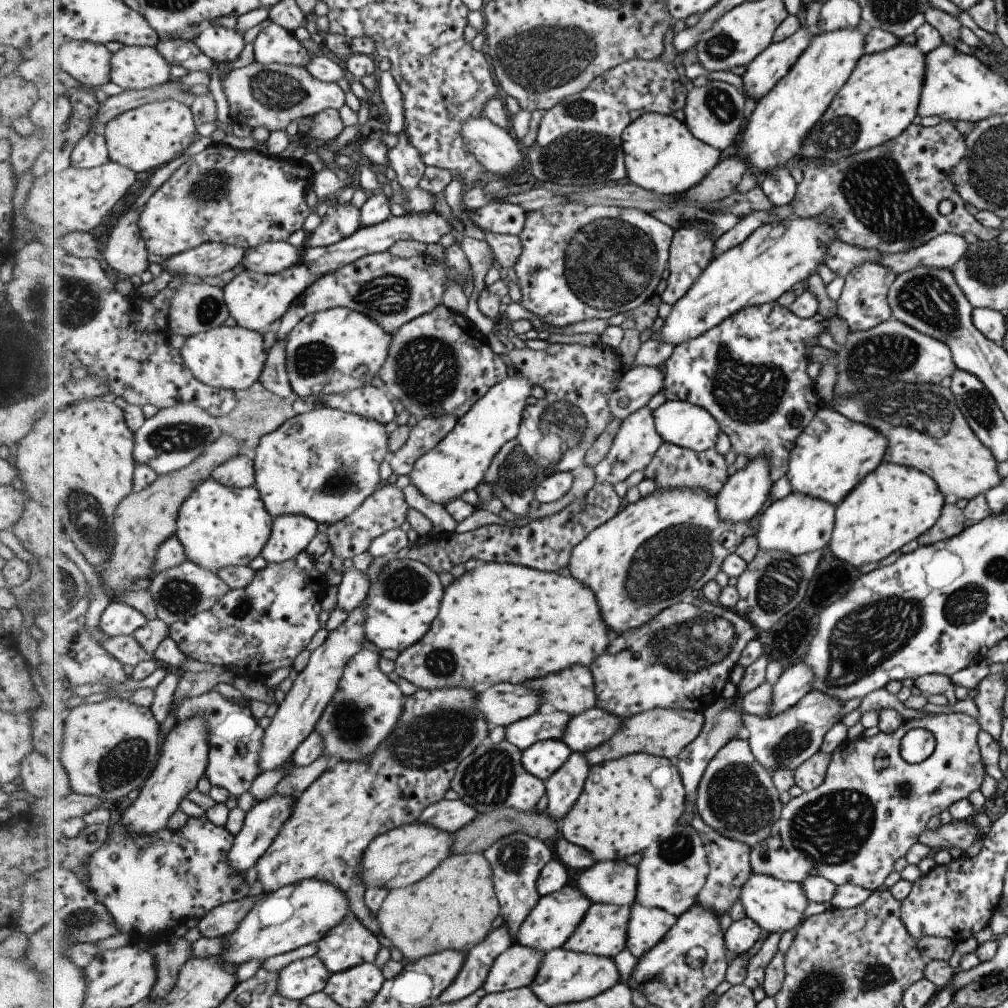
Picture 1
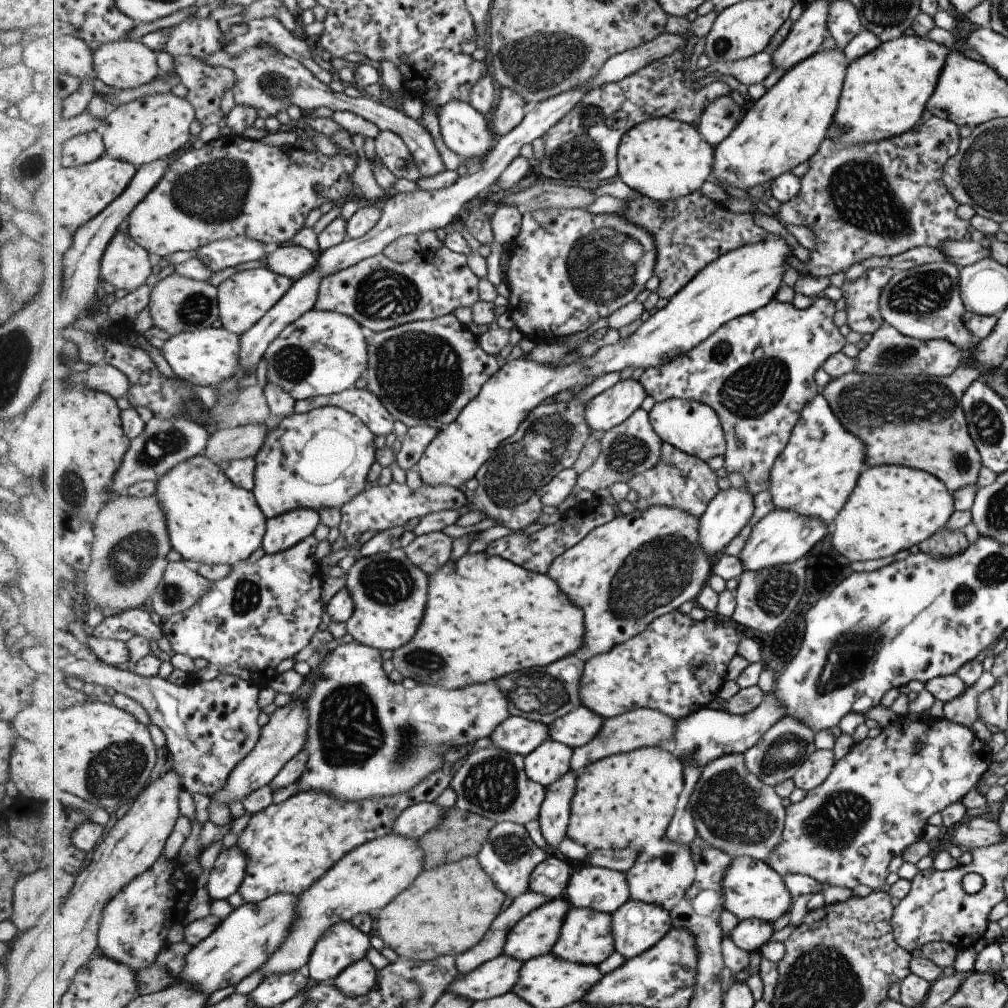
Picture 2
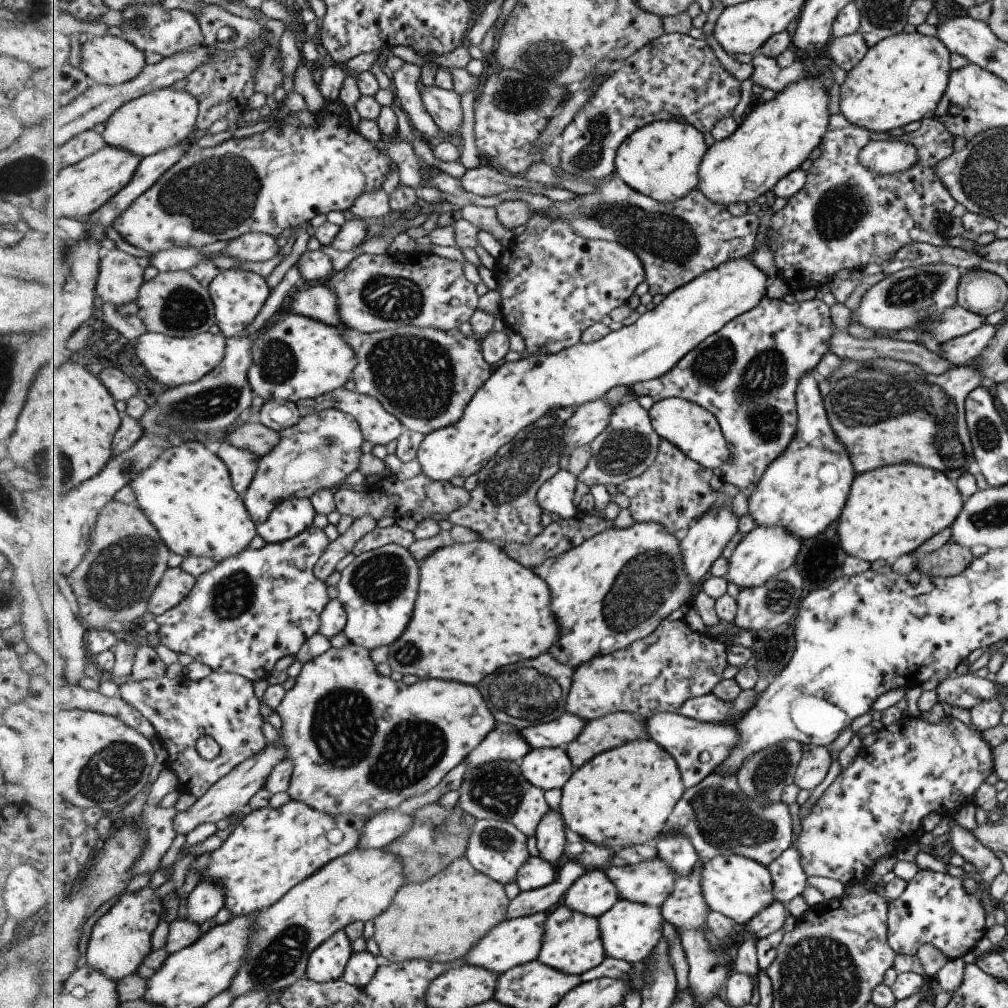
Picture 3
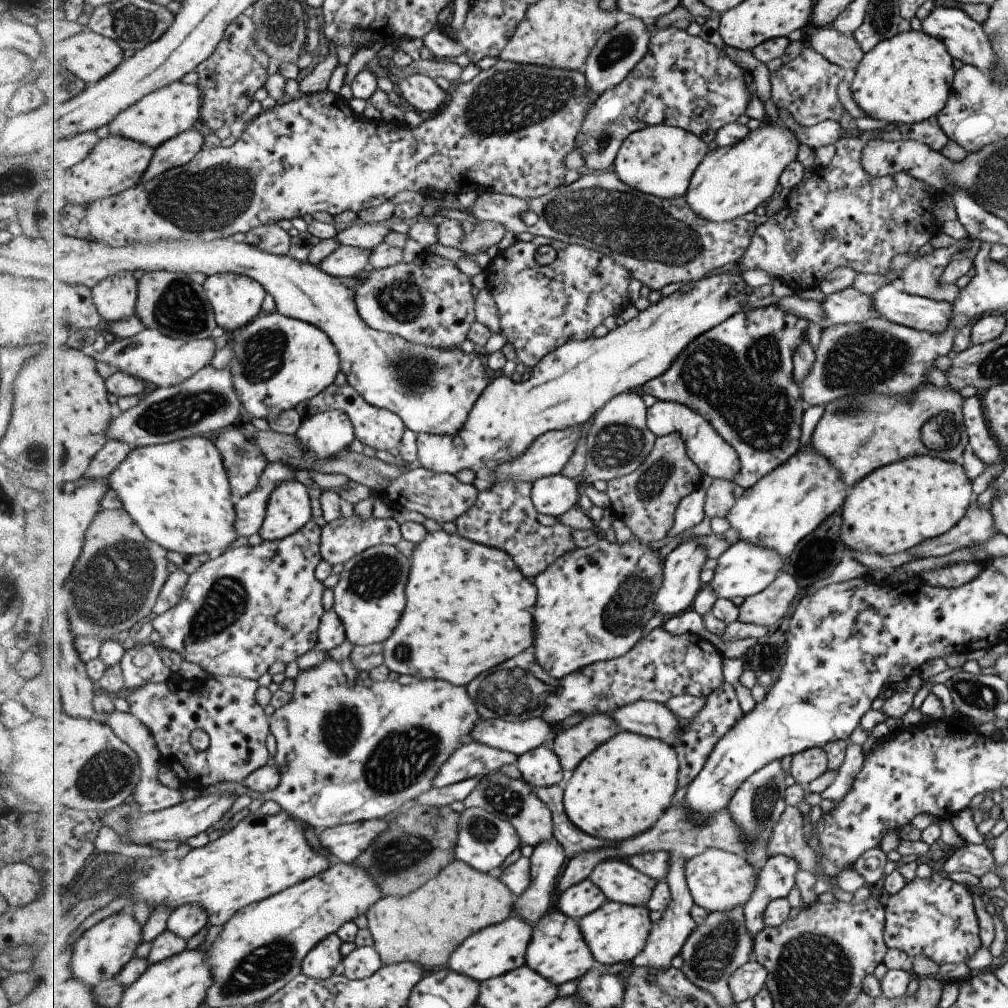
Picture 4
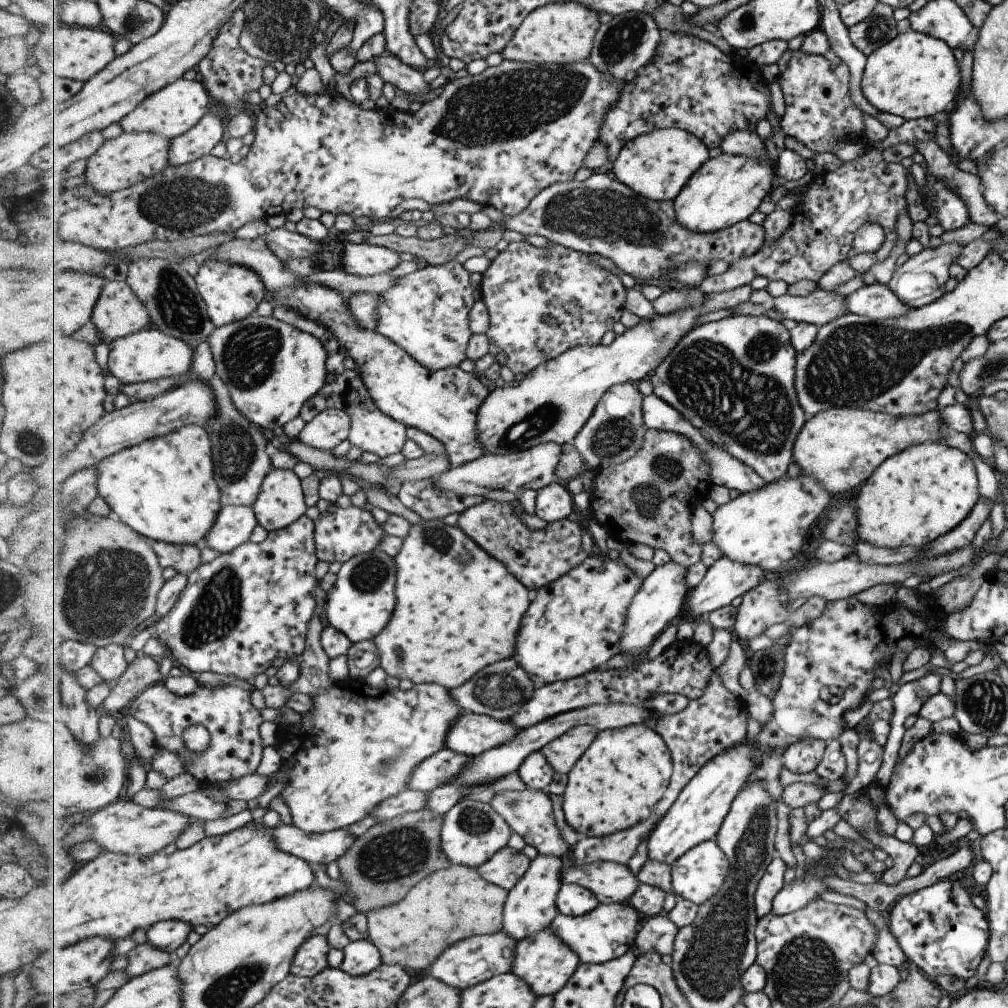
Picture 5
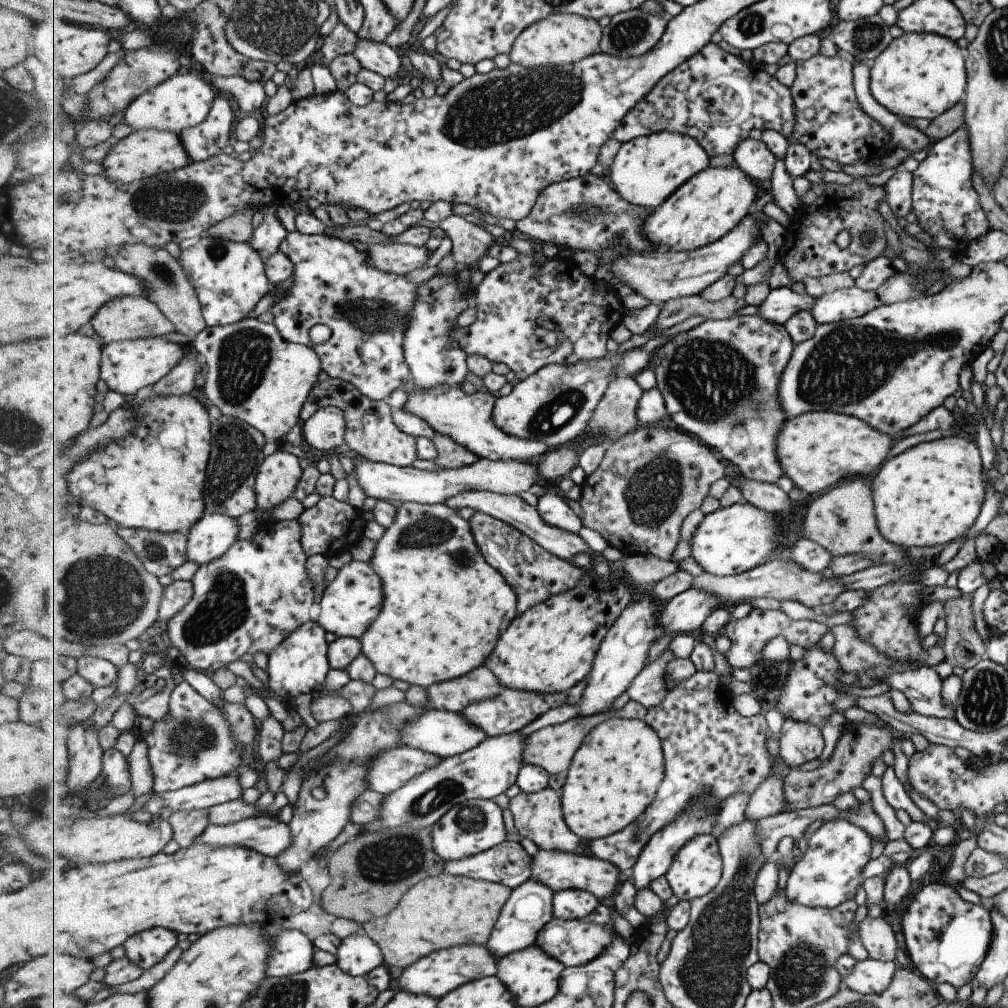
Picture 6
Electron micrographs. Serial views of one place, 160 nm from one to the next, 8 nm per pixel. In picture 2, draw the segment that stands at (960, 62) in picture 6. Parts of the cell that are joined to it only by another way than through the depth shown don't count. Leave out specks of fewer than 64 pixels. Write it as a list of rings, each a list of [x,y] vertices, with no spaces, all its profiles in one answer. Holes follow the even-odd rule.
[[[913,36],[882,42],[871,52],[852,60],[843,98],[838,98],[835,122],[827,130],[829,140],[850,147],[898,137],[919,120],[925,103],[938,82],[944,58],[950,50],[934,41]]]

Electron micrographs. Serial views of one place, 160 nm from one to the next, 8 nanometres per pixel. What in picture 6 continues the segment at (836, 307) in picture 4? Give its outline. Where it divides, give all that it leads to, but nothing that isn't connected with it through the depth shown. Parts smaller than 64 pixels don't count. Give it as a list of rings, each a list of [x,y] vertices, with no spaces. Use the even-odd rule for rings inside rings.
[[[790,287],[773,289],[759,307],[758,314],[763,315],[768,321],[784,325],[797,313],[810,311],[815,301],[816,297],[809,295],[809,291],[797,294]]]

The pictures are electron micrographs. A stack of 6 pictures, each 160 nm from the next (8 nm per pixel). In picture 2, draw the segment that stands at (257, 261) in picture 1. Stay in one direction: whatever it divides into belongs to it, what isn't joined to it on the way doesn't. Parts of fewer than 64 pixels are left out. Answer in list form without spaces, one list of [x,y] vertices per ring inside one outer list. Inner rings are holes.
[[[295,244],[272,247],[263,260],[272,271],[291,277],[295,282],[311,272],[318,263],[311,250]]]

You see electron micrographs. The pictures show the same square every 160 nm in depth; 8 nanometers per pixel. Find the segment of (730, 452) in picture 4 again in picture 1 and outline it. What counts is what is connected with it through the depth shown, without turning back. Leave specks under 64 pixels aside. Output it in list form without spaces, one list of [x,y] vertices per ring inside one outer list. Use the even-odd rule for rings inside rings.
[[[667,401],[654,411],[655,422],[664,442],[703,451],[718,443],[722,427],[702,406],[689,401]]]

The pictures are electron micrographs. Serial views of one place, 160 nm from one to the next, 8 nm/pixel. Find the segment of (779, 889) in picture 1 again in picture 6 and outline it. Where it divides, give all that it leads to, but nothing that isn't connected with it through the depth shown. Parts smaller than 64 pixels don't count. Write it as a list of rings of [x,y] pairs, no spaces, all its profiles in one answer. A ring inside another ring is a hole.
[[[699,835],[691,839],[678,853],[668,870],[666,877],[674,894],[681,901],[695,901],[709,894],[722,880],[724,862],[718,838],[711,835]]]

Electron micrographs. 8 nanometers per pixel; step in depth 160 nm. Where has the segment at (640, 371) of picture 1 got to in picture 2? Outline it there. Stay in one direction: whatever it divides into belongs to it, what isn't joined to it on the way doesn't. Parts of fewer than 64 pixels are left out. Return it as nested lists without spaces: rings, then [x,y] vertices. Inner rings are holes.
[[[632,376],[593,397],[586,406],[586,417],[593,432],[606,432],[619,426],[642,408],[647,395],[639,377]]]

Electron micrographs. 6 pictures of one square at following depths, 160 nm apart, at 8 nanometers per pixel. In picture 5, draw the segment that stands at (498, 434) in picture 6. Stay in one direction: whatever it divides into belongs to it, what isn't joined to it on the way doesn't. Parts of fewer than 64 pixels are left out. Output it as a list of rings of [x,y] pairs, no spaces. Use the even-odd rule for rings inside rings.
[[[264,235],[254,240],[231,237],[214,249],[192,257],[198,262],[211,258],[256,271],[274,297],[275,304],[295,309],[329,329],[339,341],[339,352],[344,354],[347,366],[355,368],[362,376],[373,402],[385,414],[405,423],[408,428],[415,427],[438,438],[445,444],[453,468],[485,456],[483,445],[478,442],[478,412],[490,391],[479,380],[479,375],[464,372],[458,366],[432,371],[387,335],[377,329],[362,327],[351,314],[348,294],[344,295],[329,286],[313,284],[305,275],[292,271],[270,249]]]

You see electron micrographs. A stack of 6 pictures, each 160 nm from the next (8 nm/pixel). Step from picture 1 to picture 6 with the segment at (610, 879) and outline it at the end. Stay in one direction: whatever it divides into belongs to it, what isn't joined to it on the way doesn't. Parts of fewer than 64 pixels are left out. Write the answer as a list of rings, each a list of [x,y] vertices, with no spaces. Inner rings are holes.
[[[565,889],[555,893],[554,916],[566,921],[589,916],[598,909],[599,899],[591,891]]]

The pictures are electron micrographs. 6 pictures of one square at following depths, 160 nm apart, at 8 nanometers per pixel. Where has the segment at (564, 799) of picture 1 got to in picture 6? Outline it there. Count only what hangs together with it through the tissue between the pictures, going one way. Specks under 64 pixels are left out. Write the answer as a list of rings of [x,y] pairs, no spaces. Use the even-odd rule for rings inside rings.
[[[537,879],[526,880],[521,886],[513,889],[513,894],[507,900],[506,905],[498,918],[498,924],[494,926],[487,946],[495,957],[503,958],[508,954],[529,948],[538,941],[539,933],[554,920],[554,896],[555,891],[544,882]]]

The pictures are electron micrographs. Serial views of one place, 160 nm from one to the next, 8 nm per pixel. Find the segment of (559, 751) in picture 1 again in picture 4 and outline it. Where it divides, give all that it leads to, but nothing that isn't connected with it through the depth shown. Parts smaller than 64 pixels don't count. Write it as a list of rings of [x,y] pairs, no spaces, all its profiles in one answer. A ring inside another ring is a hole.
[[[541,745],[522,754],[516,765],[521,771],[522,778],[537,788],[555,786],[565,778],[562,760],[549,745]]]

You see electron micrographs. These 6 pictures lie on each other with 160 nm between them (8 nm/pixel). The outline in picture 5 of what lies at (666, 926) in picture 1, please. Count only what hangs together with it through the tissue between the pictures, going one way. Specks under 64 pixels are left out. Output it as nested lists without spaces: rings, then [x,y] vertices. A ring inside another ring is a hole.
[[[601,902],[597,909],[578,917],[560,912],[555,917],[551,930],[580,956],[582,963],[599,964],[622,957],[633,949],[641,932],[643,920],[644,917],[639,916],[639,911],[627,902],[611,904]]]

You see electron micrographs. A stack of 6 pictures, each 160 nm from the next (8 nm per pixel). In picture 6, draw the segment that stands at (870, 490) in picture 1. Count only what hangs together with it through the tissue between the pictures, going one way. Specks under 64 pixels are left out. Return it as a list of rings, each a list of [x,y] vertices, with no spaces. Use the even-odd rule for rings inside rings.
[[[949,434],[889,458],[870,477],[879,534],[901,549],[945,545],[963,538],[983,502],[981,473],[975,443]]]

